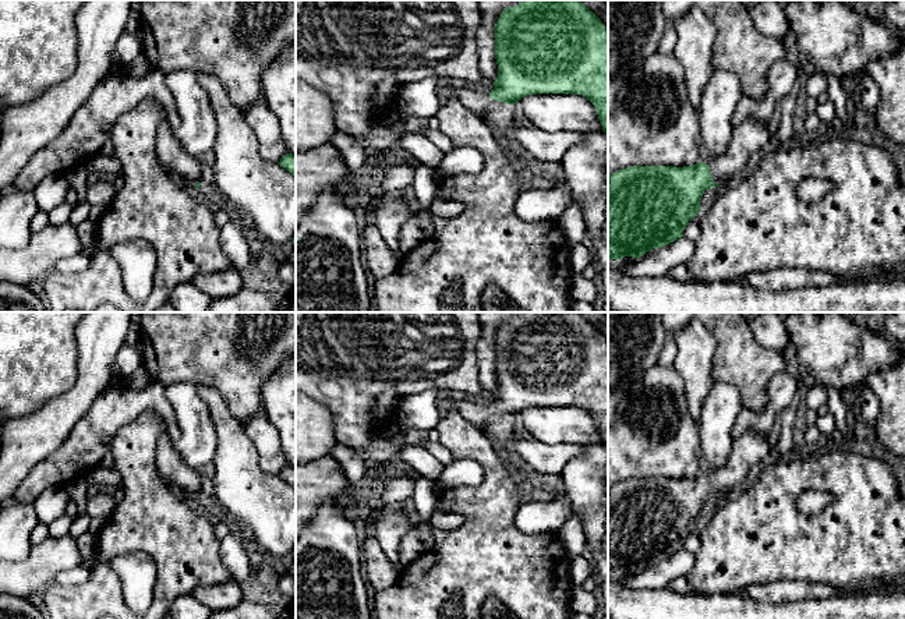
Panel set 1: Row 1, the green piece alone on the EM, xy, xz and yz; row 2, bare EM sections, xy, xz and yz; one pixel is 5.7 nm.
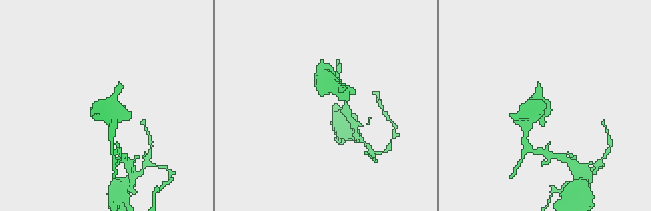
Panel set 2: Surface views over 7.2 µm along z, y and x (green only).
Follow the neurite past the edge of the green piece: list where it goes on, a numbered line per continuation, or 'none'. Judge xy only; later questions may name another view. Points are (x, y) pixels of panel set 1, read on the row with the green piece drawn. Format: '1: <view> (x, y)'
1: xy (175, 159)

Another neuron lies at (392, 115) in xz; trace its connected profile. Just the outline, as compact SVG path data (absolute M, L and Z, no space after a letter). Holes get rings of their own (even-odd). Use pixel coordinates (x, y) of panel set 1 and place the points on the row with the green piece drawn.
M399 103L385 110L383 116L381 117L381 124L392 125L397 123L400 117L402 117L402 105Z

